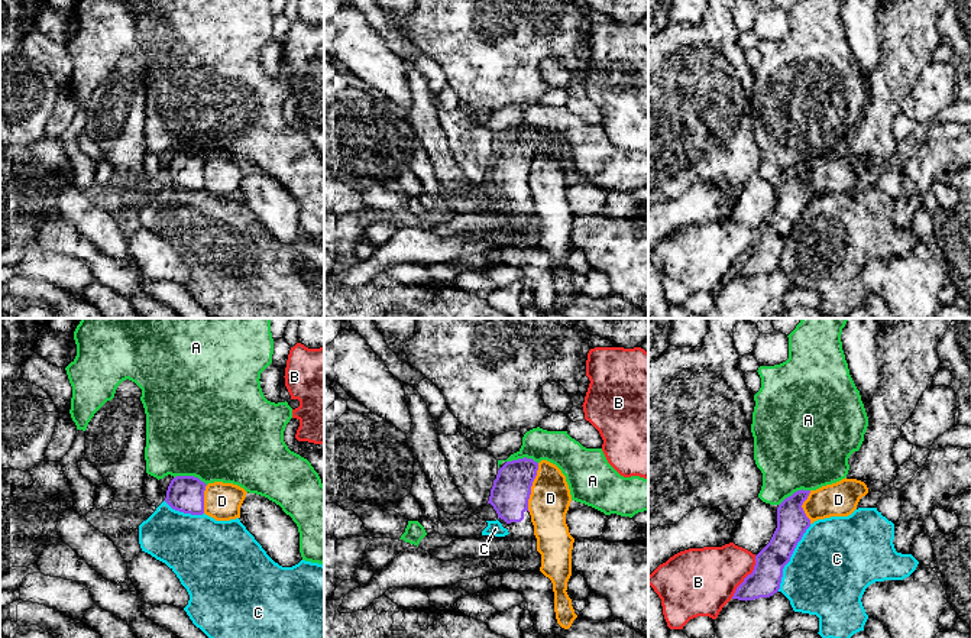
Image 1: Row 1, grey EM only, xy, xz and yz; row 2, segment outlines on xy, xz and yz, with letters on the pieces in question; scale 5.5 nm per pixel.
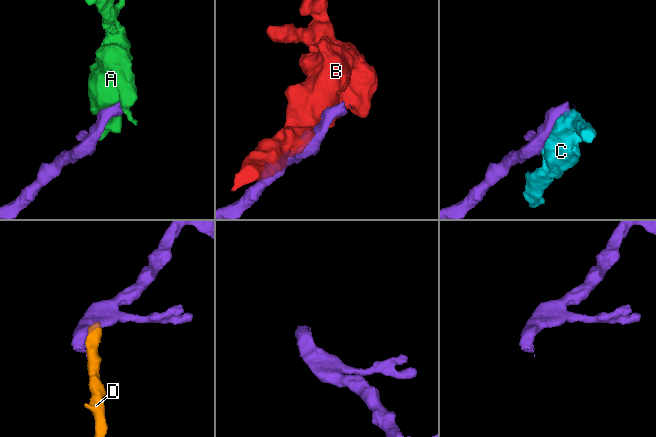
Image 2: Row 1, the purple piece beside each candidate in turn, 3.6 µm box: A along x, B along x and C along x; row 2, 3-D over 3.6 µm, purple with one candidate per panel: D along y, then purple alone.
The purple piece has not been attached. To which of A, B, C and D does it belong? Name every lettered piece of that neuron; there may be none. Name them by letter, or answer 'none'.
none

